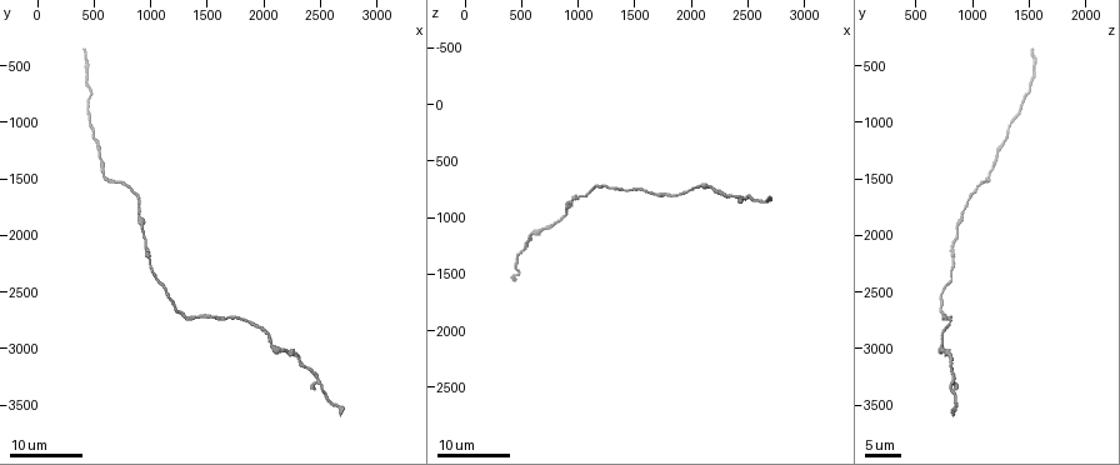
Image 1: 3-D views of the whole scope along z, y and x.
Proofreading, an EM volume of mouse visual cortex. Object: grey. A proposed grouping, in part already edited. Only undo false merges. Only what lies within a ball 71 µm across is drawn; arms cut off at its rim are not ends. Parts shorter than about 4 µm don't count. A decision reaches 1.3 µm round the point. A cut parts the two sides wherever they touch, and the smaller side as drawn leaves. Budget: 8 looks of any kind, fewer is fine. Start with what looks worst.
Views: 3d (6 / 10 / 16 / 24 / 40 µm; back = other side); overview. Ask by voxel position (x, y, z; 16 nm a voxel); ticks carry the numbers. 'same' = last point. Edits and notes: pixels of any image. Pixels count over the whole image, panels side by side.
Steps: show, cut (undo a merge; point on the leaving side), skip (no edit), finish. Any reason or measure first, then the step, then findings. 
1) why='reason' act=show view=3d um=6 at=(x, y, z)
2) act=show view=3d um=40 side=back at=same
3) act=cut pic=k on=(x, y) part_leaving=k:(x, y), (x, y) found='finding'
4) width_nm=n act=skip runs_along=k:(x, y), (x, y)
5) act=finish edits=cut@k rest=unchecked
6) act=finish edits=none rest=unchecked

why='thick turns thin' act=show view=3d um=24 at=(2060, 2940, 720)

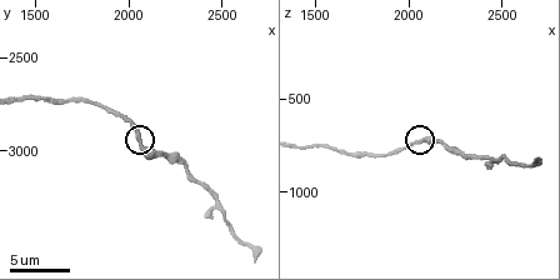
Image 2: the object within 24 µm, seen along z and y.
why='closer look' act=show view=3d um=6 at=(2060, 2940, 720)

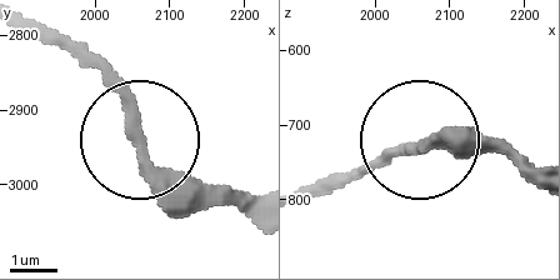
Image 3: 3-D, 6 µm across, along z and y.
width_nm=250 act=skip runs_along=3:(303, 196), (390, 149), (503, 136) found='one neuron here'

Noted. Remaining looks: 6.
why='thick turns thin' act=show view=3d um=16 at=(520, 1180, 1300)

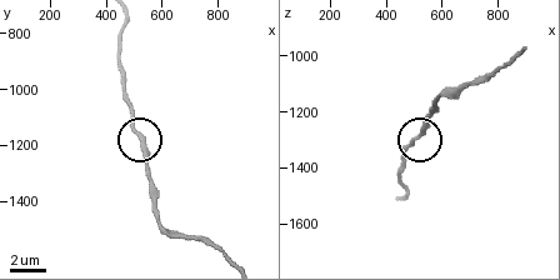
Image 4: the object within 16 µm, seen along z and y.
why='closer look' act=show view=3d um=10 at=(520, 1160, 1280)

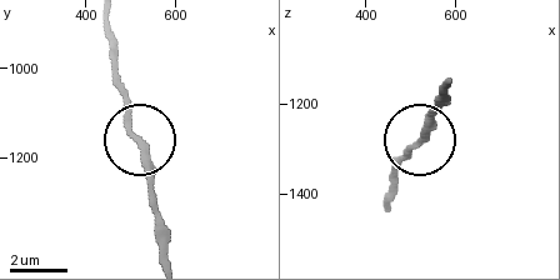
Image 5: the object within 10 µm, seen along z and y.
act=skip runs_along=5:(166, 254), (121, 76) found='one neuron here'

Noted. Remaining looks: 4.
act=show view=3d um=24 at=(1000, 2300, 820)

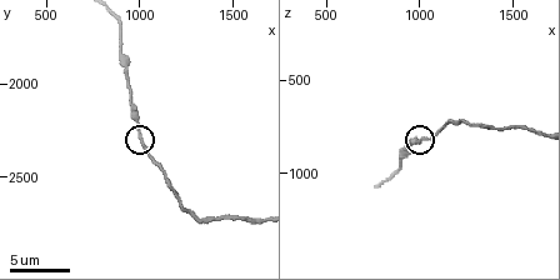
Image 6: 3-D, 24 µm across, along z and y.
act=show view=3d um=10 at=(1020, 2320, 820)

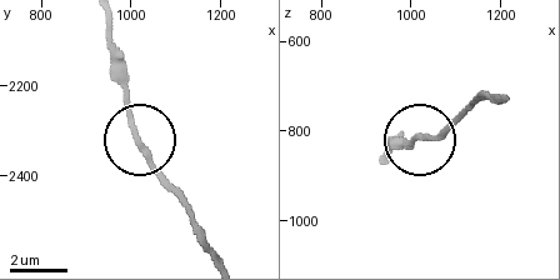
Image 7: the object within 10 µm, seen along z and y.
width_nm=200 act=skip runs_along=7:(141, 138), (149, 156), (181, 190) found='all the same neuron'

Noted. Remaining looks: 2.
why='a narrow waist' act=show view=3d um=24 at=(600, 1440, 1140)

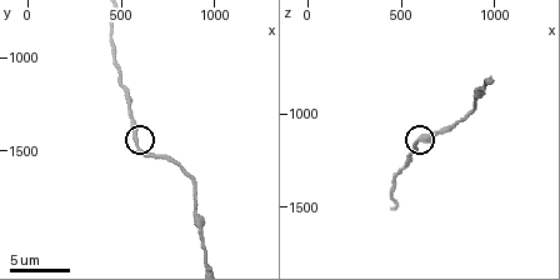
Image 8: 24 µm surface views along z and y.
act=show view=3d um=10 at=(580, 1460, 1160)

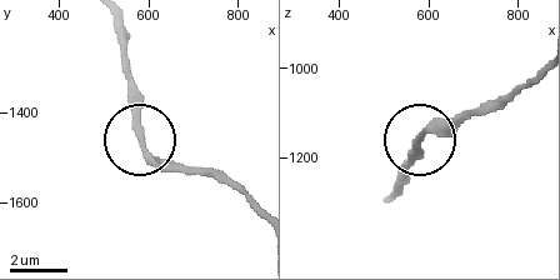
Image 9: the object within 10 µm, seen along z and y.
act=skip runs_along=9:(533, 76), (483, 108), (425, 126), (410, 168) found='continuous, no second neuron'

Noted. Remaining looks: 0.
act=finish edits=none rest=unchecked

